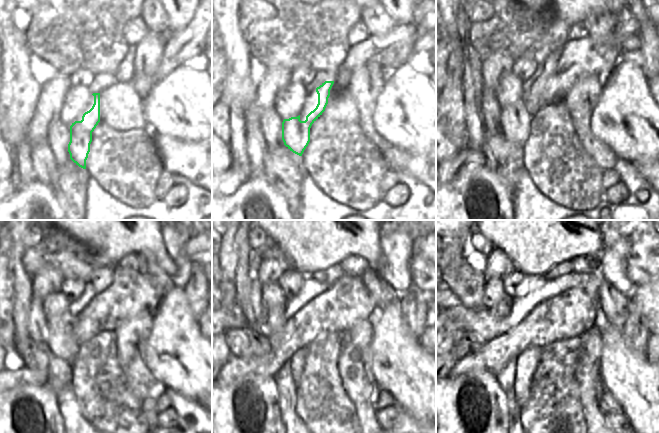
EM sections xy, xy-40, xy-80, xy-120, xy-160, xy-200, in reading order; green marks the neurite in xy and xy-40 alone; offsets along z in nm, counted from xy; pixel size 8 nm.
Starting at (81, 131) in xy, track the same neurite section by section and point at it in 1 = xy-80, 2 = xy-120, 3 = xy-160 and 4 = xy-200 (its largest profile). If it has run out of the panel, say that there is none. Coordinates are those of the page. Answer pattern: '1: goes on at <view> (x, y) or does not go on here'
1: goes on at xy-80 (515, 119)
2: goes on at xy-120 (61, 342)
3: goes on at xy-160 (277, 319)
4: goes on at xy-200 (502, 310)

